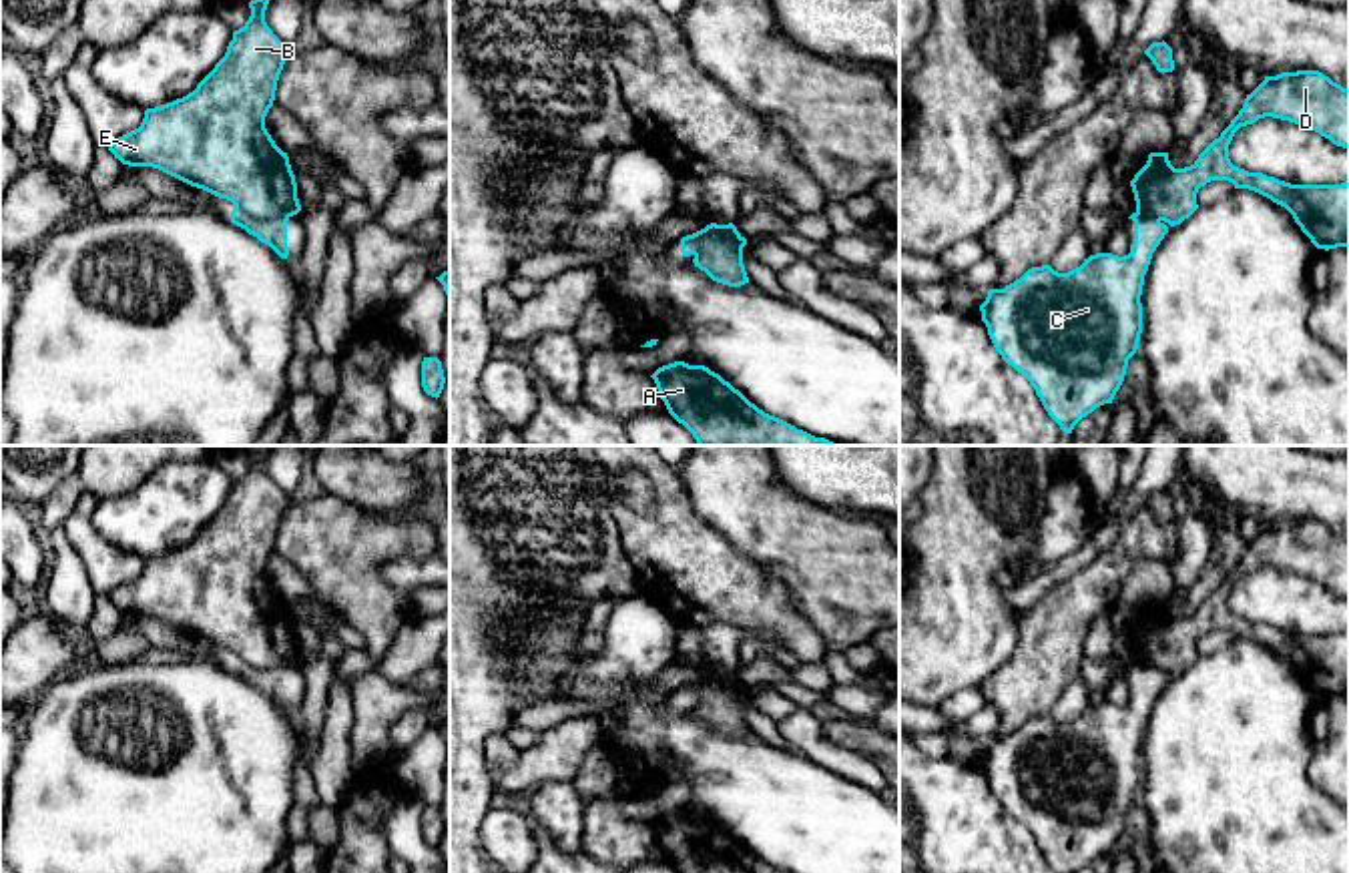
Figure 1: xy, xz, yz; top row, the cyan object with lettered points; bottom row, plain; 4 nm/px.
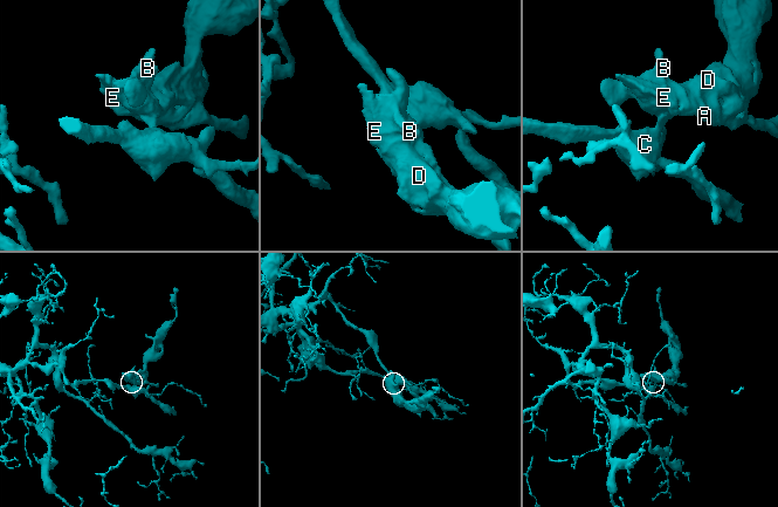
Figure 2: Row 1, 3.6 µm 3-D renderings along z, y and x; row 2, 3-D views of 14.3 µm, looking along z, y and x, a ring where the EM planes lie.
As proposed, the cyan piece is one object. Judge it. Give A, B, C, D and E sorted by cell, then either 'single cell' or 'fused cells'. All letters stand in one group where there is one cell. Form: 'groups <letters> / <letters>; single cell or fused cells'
groups A B D E / C; fused cells

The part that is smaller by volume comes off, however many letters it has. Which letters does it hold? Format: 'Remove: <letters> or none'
Remove: A, B, D, E

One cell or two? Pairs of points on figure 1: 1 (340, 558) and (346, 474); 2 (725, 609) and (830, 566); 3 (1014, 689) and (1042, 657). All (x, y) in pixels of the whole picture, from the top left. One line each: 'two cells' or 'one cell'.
1: two cells
2: two cells
3: one cell

